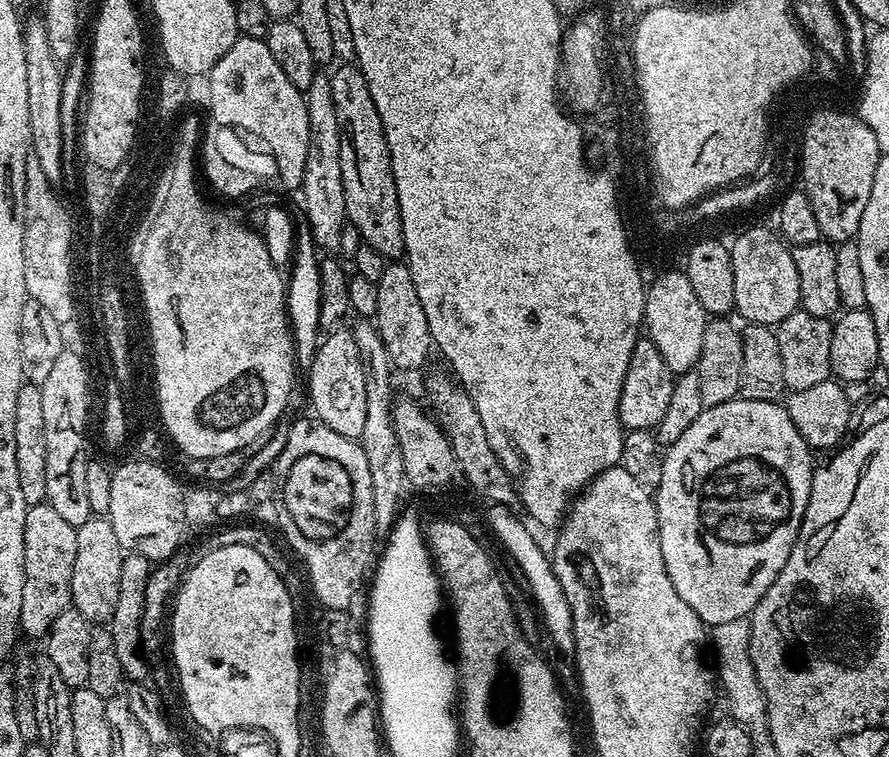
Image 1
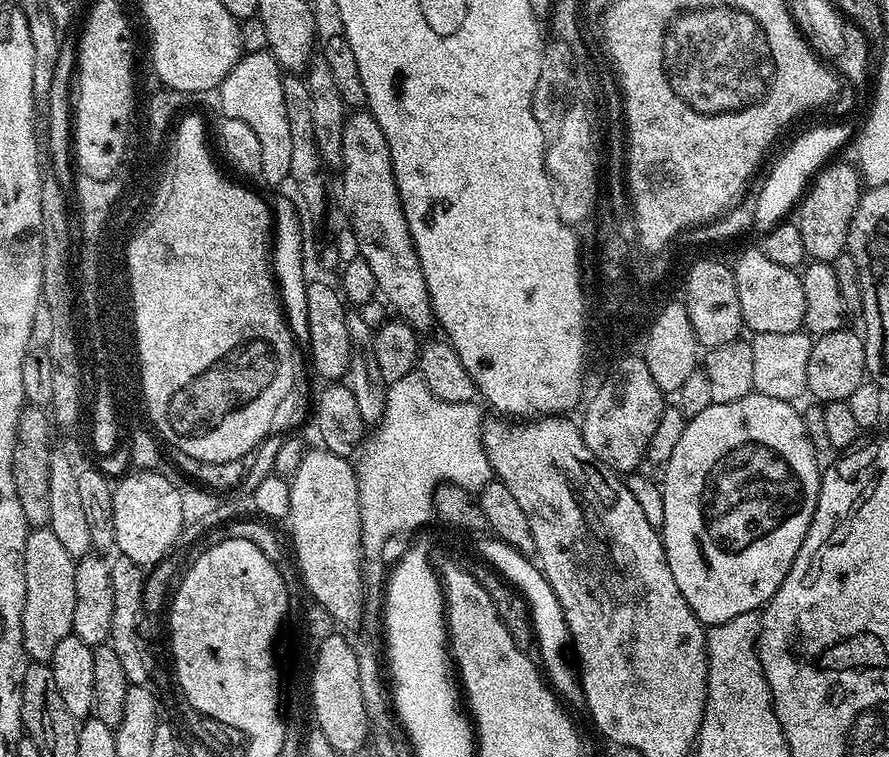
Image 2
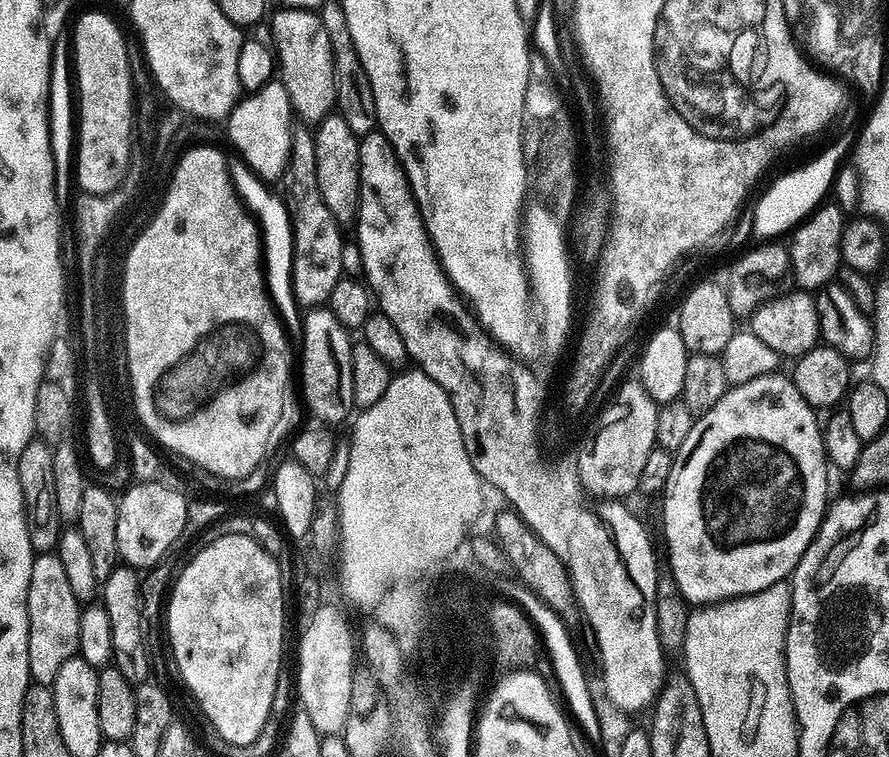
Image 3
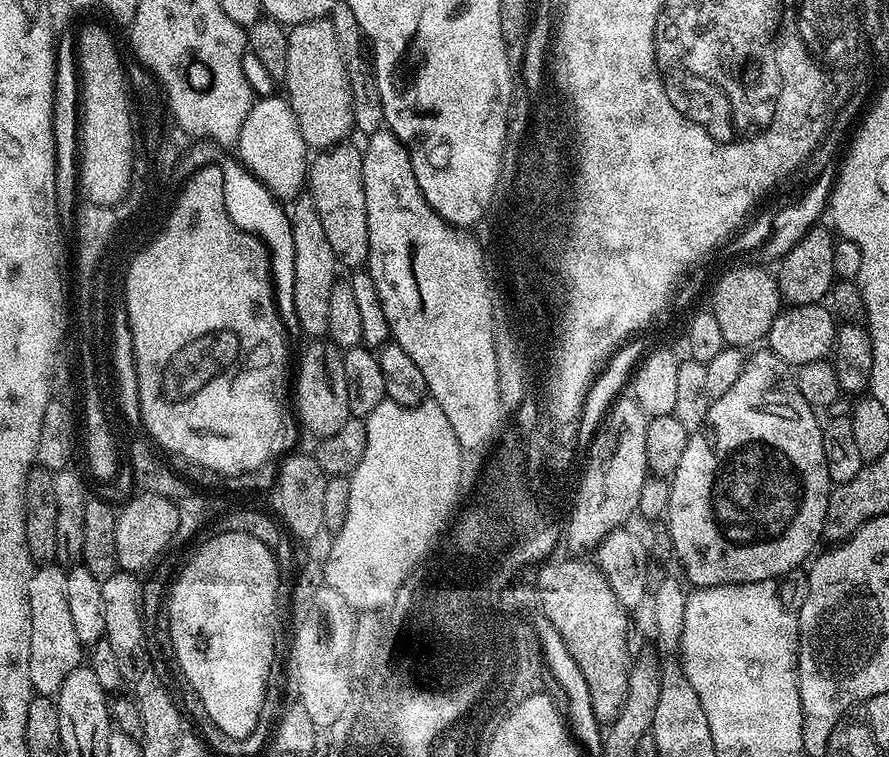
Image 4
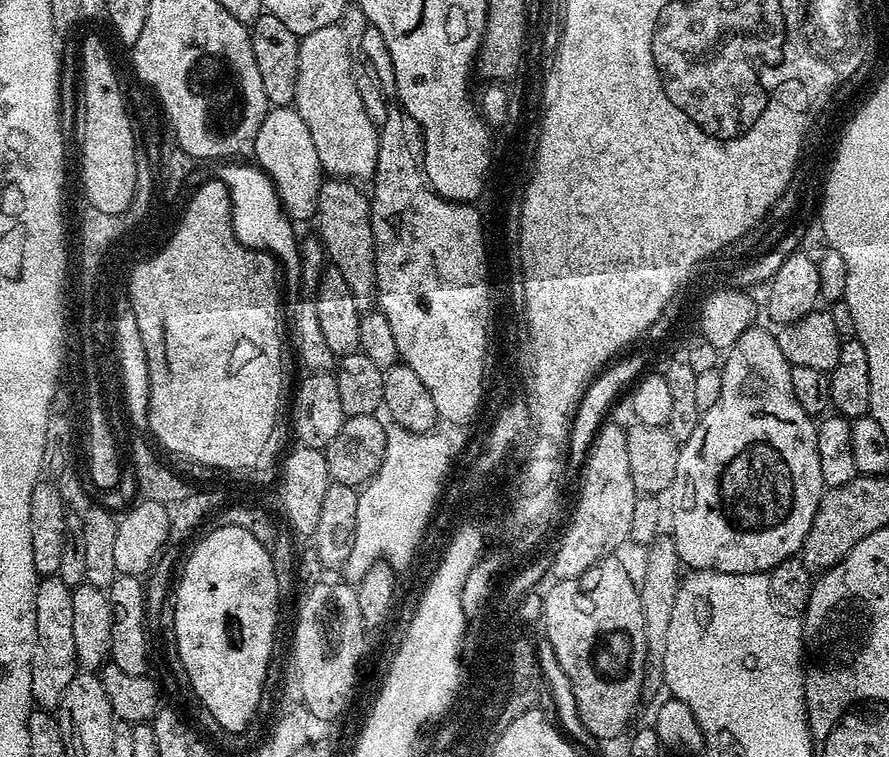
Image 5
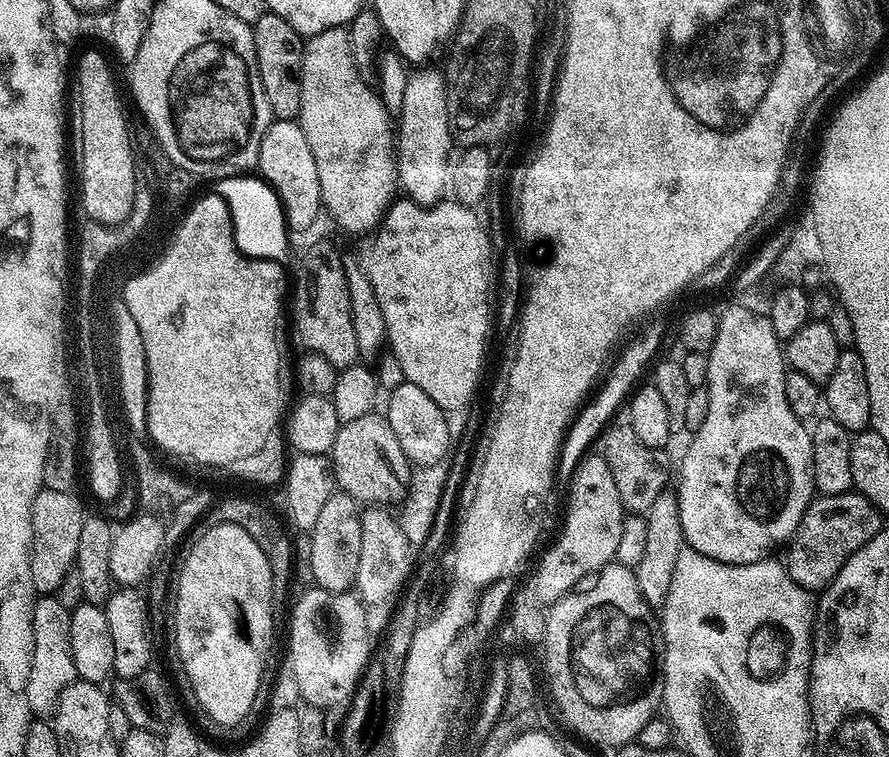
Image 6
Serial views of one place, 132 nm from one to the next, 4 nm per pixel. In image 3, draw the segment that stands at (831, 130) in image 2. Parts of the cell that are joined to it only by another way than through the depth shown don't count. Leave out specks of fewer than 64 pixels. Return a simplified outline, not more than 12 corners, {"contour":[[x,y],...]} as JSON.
{"contour":[[848,132],[810,166],[765,187],[752,236],[768,242],[816,210],[855,143]]}

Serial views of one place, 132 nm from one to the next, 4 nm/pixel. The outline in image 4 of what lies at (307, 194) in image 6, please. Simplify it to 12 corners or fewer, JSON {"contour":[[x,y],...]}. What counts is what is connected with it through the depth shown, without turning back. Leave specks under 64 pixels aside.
{"contour":[[283,95],[257,99],[234,145],[277,200],[305,191],[310,149]]}

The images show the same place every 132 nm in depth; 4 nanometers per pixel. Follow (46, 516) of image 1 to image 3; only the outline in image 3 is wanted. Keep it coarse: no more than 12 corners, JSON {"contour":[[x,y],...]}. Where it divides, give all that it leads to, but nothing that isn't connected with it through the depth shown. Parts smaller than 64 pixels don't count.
{"contour":[[55,551],[33,559],[28,674],[51,686],[79,653],[82,601]]}

